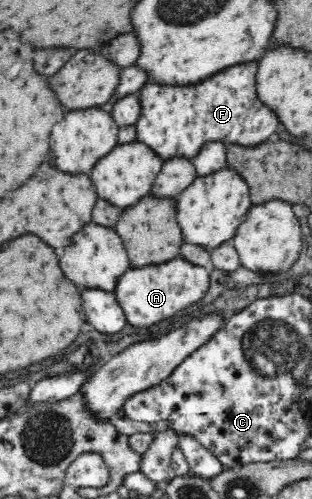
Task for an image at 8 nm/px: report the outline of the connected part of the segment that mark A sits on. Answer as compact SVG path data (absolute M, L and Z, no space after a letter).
M180 255L161 264L129 266L116 281L115 298L131 326L151 326L175 316L179 310L187 310L205 296L209 288L209 273L206 268L191 264Z

